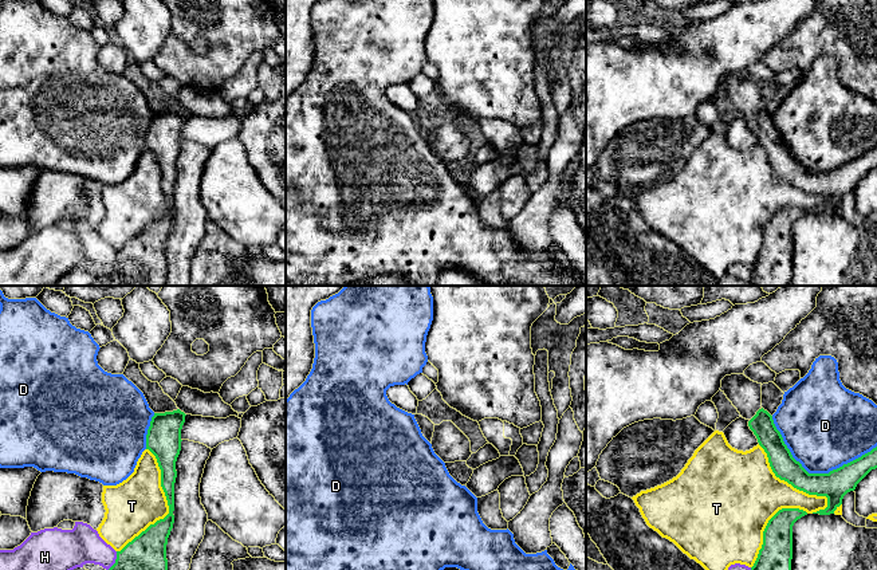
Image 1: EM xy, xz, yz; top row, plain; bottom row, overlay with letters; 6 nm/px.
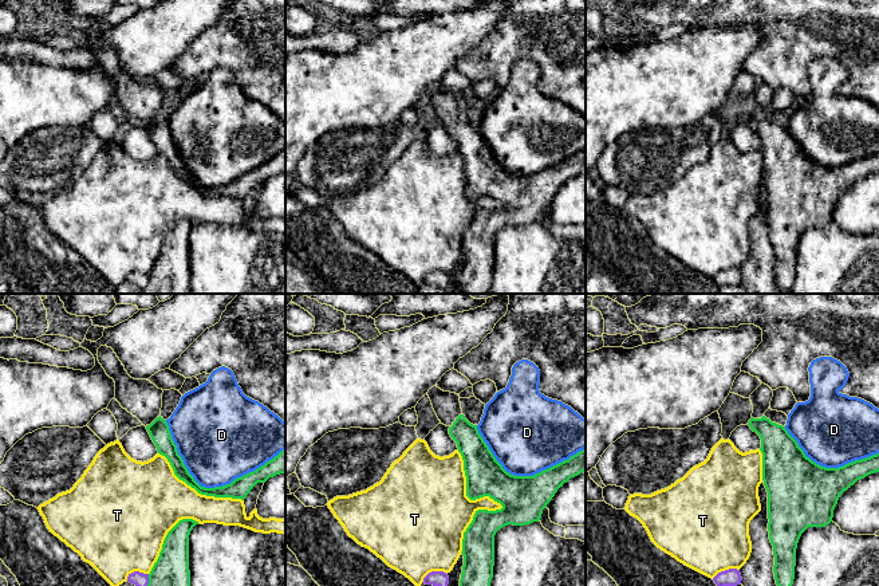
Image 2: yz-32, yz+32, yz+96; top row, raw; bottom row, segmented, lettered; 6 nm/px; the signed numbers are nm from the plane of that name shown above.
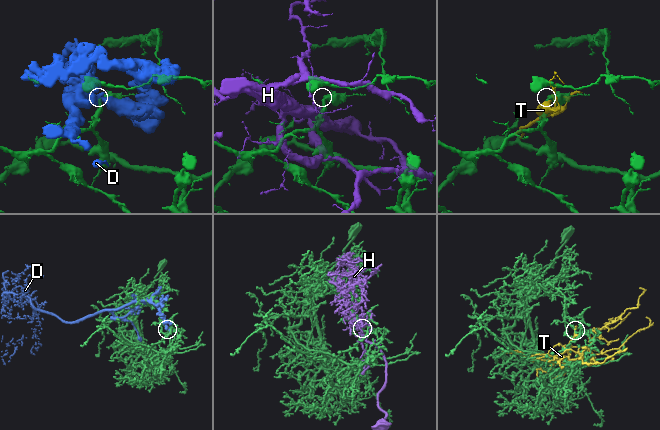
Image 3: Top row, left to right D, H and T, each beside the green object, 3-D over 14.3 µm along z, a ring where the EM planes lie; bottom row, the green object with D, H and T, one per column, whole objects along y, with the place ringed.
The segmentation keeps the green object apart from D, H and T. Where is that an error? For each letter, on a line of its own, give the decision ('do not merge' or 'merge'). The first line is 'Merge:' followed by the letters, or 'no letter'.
Merge: no letter
D: do not merge
H: do not merge
T: do not merge

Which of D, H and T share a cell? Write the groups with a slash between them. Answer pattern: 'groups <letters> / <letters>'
groups D / H / T

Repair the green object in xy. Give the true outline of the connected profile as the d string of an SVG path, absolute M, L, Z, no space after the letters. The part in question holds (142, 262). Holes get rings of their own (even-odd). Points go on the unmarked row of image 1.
M180 109L165 113L154 113L146 134L146 149L157 158L161 169L161 186L165 192L169 213L150 224L145 231L117 251L115 263L107 270L109 283L106 286L165 286L168 279L166 244L174 223L174 182L177 177L176 161L181 150L181 129L185 113Z

